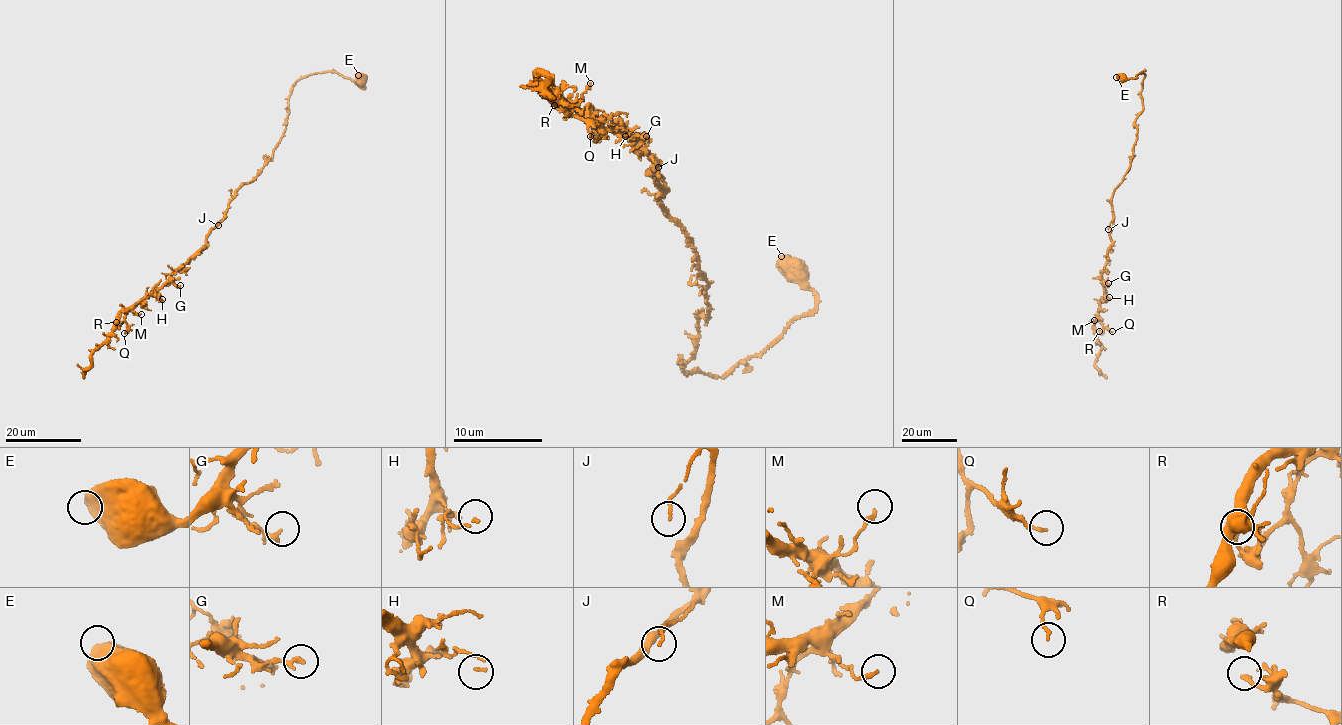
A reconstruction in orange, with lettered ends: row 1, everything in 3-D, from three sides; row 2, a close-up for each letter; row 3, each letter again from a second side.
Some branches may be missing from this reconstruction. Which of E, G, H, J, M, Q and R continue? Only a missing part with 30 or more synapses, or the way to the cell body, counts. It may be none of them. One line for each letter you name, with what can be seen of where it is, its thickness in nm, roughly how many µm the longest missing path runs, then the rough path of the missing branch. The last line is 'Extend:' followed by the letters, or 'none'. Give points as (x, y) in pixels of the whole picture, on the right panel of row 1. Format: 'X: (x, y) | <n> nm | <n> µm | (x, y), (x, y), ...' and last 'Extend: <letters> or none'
Extend: none

